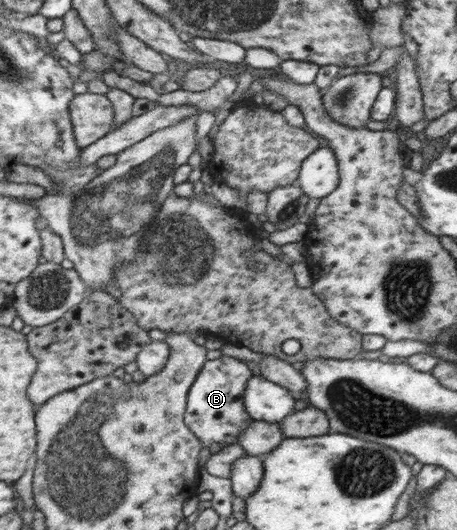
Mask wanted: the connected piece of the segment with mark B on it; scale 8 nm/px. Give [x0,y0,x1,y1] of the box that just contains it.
[184,355,252,448]

